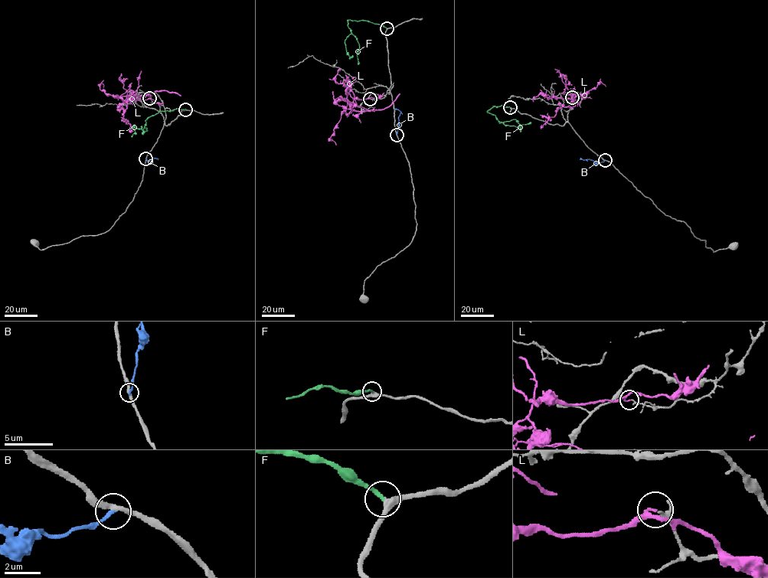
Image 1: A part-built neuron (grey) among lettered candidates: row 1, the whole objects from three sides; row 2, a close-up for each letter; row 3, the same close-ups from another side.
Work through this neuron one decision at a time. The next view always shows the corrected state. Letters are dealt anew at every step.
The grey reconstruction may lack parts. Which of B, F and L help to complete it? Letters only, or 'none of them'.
F

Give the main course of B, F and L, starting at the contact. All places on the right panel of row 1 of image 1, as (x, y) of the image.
B: (605, 160), (596, 162), (589, 159), (580, 159)
F: (510, 107), (492, 106), (488, 111), (495, 116), (499, 123), (515, 119), (521, 126), (520, 132)
L: (572, 98), (567, 99), (573, 101), (579, 94), (588, 93), (578, 98)

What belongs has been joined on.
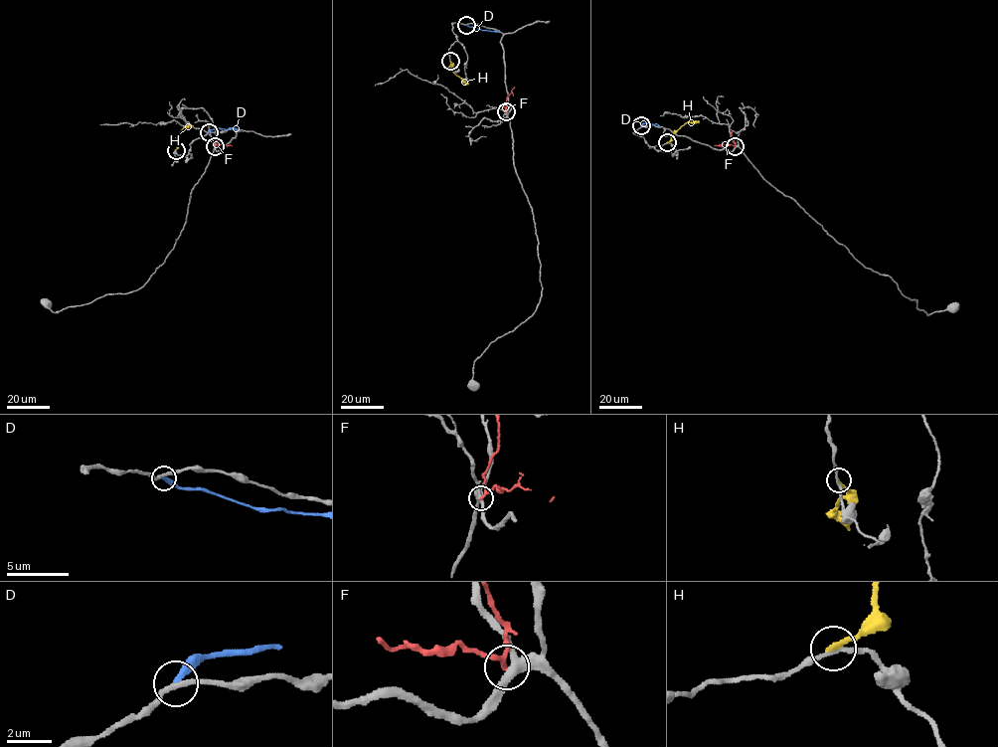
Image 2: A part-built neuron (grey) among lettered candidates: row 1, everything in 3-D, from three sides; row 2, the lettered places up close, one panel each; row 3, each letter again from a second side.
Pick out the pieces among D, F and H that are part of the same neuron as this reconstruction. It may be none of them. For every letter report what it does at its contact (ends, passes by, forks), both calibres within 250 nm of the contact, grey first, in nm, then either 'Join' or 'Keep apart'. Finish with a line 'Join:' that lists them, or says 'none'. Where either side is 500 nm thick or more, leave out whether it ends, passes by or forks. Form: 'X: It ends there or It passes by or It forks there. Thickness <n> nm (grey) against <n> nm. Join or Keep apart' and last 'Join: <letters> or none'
D: It ends there. Thickness 240 nm (grey) against 300 nm. Keep apart
F: It passes by. Thickness 320 nm (grey) against 160 nm. Keep apart
H: It ends there. Thickness 190 nm (grey) against 280 nm. Keep apart
Join: none

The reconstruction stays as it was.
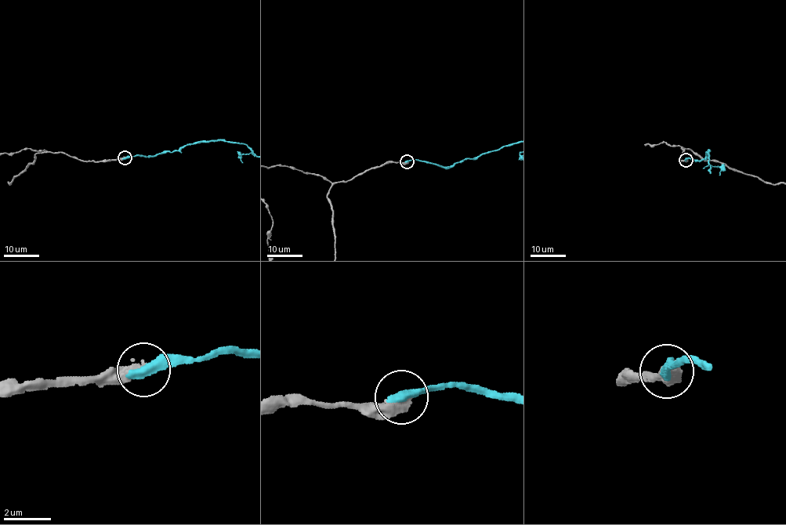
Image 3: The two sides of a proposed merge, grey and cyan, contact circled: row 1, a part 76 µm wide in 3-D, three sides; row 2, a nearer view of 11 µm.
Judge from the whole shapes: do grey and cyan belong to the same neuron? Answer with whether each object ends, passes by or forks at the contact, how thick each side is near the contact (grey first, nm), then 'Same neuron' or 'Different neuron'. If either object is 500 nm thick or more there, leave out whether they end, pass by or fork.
Thickness 550 nm (grey) against 440 nm. Different neuron

